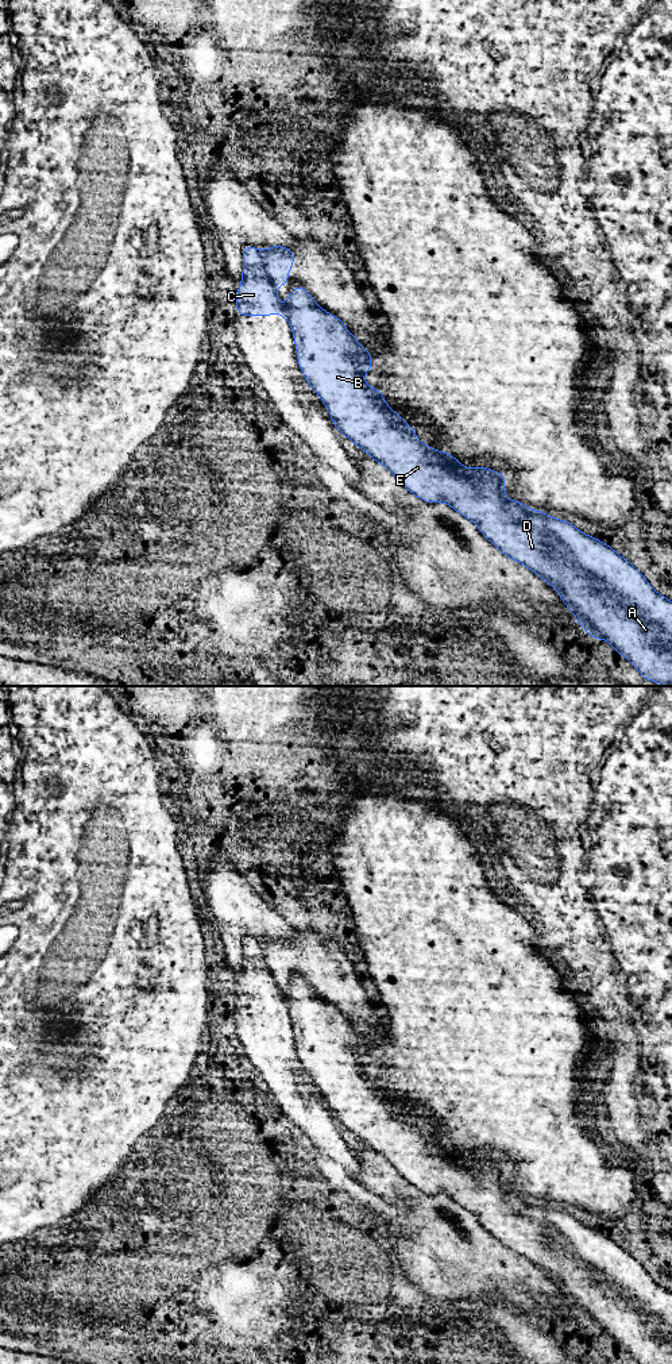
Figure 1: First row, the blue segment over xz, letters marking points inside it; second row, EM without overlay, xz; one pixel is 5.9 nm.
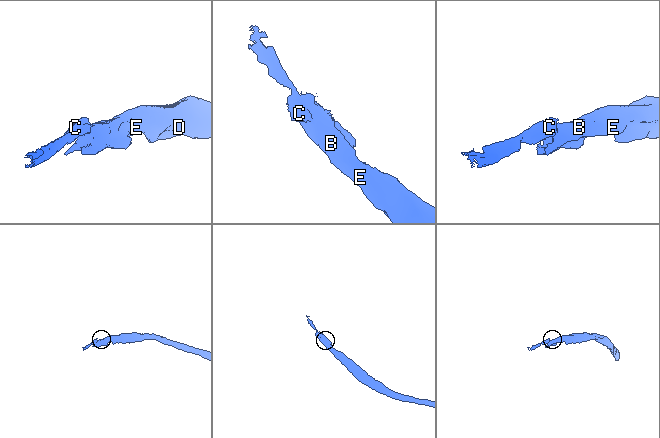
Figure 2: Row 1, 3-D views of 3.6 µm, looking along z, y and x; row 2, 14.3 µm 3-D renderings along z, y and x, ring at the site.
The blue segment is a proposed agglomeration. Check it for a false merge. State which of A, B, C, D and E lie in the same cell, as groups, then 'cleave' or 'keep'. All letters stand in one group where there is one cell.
A B D E / C; cleave

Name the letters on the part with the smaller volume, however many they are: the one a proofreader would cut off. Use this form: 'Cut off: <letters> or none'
Cut off: C

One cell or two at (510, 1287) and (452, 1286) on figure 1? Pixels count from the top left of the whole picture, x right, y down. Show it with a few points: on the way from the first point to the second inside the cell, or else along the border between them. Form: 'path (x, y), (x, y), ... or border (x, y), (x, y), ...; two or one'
path (495, 1286), (467, 1286); one

